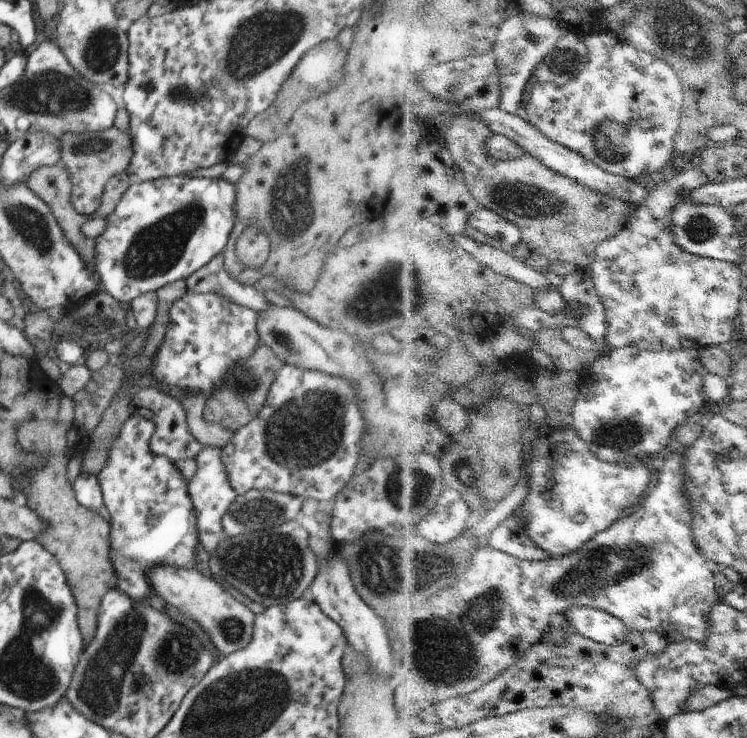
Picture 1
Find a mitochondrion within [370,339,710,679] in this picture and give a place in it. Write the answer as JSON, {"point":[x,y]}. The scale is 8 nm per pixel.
{"point":[604,567]}

